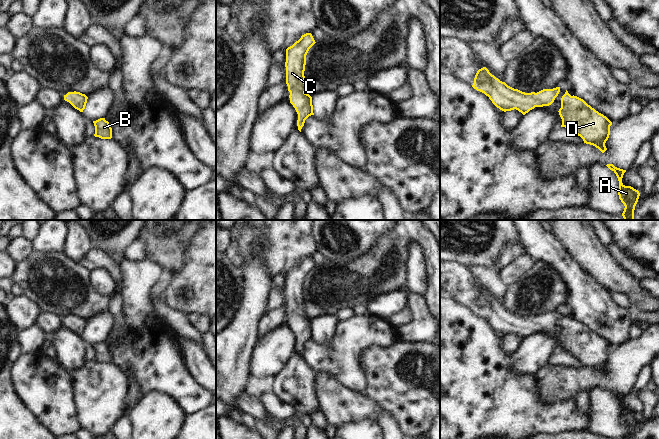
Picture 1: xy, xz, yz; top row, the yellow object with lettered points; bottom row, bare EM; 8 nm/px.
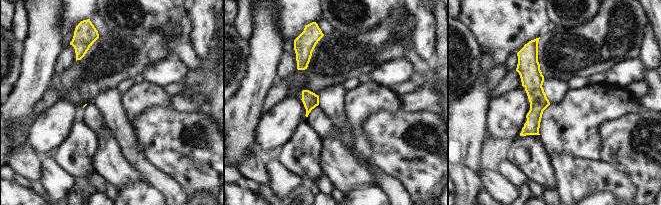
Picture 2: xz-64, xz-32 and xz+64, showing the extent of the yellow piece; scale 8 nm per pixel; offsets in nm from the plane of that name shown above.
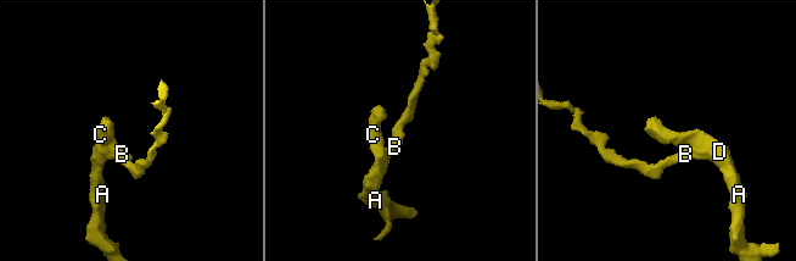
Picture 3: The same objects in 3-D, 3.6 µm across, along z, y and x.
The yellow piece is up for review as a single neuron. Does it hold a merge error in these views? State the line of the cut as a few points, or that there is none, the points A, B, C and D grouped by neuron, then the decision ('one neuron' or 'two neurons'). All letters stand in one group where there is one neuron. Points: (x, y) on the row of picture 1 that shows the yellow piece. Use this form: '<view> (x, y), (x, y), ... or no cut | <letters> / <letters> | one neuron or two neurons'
no cut | A B C D | one neuron

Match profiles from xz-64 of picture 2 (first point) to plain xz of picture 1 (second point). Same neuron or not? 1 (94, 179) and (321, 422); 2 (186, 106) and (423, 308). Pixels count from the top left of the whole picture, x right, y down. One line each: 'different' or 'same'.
1: same
2: same

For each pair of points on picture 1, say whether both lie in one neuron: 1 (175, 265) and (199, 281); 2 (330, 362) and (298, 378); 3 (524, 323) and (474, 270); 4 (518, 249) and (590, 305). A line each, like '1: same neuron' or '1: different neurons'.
1: different neurons
2: different neurons
3: different neurons
4: different neurons

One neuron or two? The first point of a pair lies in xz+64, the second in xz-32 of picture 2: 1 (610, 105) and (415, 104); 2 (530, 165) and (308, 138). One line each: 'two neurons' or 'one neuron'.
1: two neurons
2: one neuron

